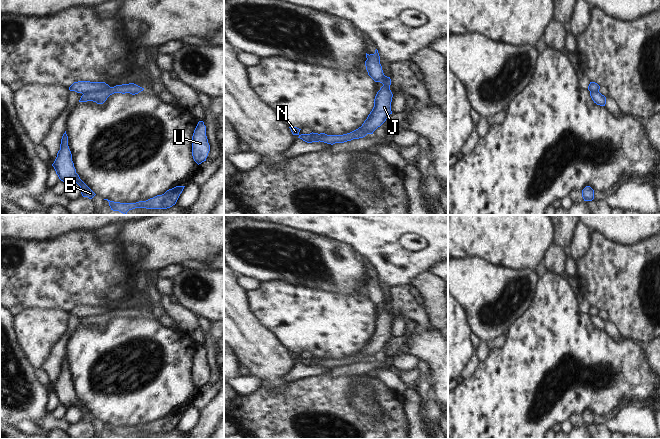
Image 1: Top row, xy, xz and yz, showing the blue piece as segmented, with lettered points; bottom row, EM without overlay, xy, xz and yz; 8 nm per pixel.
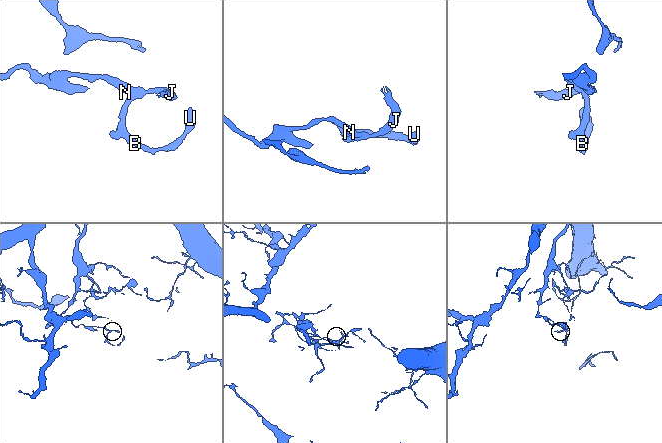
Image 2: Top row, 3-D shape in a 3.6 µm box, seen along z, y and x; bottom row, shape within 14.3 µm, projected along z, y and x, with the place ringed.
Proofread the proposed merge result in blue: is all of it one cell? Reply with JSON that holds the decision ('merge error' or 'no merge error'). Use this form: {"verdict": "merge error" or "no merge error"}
{"verdict": "merge error"}

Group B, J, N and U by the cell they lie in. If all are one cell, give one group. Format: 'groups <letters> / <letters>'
groups B J U / N

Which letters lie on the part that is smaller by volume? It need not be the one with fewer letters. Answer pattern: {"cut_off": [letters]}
{"cut_off": ["B", "J", "U"]}

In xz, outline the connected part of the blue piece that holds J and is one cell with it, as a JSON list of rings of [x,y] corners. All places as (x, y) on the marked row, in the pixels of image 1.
[[[376,49],[375,53],[370,55],[366,53],[366,58],[367,60],[365,61],[365,66],[368,75],[375,82],[380,82],[383,84],[375,96],[372,111],[362,126],[358,129],[343,135],[318,135],[315,137],[315,142],[320,141],[333,145],[335,143],[344,143],[353,139],[363,138],[367,134],[373,134],[373,132],[392,114],[391,102],[393,94],[390,90],[391,79],[390,77],[385,76],[383,73],[378,50]]]

